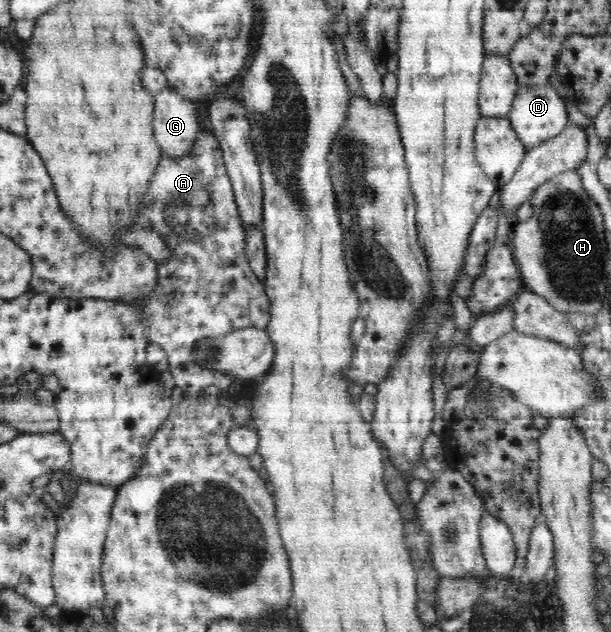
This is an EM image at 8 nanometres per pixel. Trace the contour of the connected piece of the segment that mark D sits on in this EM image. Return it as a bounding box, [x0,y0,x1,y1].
[508,83,567,148]

